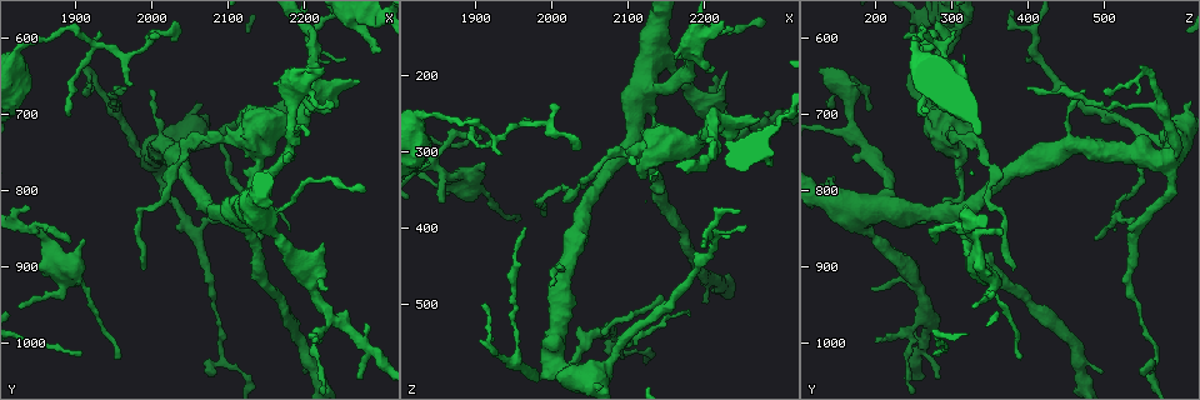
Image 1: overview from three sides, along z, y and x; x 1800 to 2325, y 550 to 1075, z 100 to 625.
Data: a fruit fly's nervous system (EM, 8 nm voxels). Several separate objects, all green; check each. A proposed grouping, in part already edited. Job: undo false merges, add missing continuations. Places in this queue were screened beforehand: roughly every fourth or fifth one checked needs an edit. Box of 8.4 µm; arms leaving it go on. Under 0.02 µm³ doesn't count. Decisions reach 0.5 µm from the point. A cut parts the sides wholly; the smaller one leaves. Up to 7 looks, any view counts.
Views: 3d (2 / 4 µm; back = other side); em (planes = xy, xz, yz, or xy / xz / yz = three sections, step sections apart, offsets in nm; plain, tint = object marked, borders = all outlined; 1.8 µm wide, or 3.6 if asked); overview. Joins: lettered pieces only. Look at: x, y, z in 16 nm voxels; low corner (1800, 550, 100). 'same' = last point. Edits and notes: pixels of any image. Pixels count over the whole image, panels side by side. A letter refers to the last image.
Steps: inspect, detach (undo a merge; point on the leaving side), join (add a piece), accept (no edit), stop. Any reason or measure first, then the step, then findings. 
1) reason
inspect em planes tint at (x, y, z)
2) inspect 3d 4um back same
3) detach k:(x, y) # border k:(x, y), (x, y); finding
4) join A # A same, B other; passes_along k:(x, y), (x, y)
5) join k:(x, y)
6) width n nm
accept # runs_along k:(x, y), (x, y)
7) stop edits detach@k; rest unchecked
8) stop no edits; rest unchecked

calibre changes
inspect 3d 4um at (2210, 900, 240)

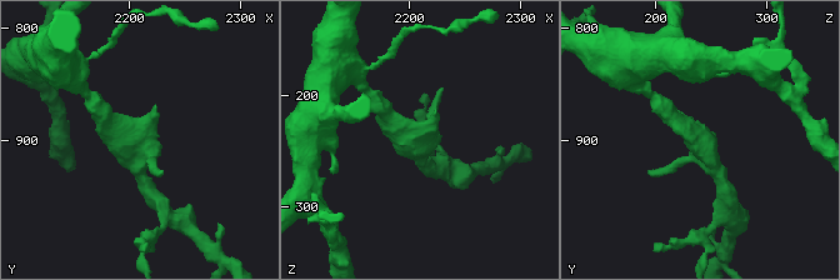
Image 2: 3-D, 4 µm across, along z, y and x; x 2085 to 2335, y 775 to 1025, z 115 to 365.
inspect em 3.6um xy step 16 borders at (2206, 904, 244)

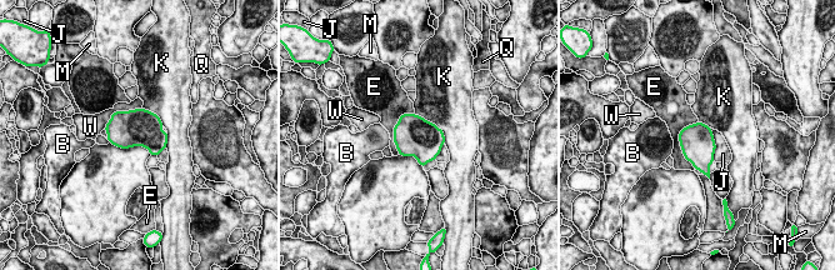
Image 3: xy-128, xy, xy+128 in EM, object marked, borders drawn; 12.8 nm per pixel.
width 420 nm
accept # B other, E other, J other, K other, M other, Q other, W other; border 3:(709, 128), (715, 145), (714, 160); all the same neuron

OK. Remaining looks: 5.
an open end
inspect 3d 2um at (1930, 590, 305)

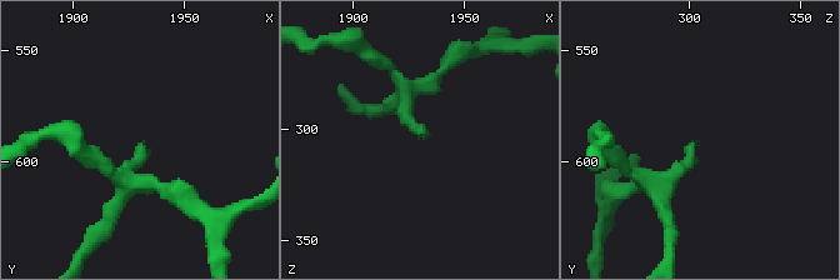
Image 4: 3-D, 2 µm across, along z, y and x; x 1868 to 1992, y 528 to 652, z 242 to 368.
inspect em planes borders at (1930, 591, 302)

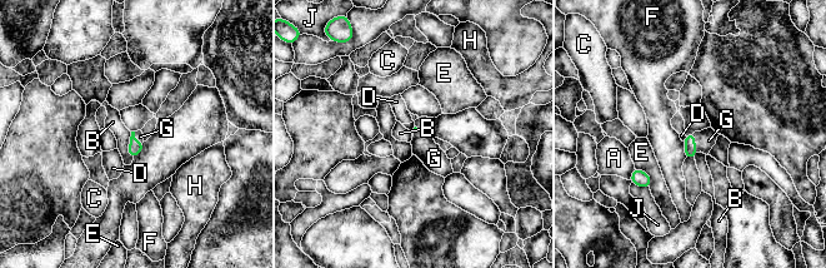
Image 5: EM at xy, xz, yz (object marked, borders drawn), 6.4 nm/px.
join G # A other, B other, C other, D other, E other, F other, G same, H other, J other; passes_along 5:(690, 143), (695, 142), (705, 139); the neuron continues

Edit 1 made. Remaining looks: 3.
free end
inspect 3d 4um back at (2070, 1040, 550)

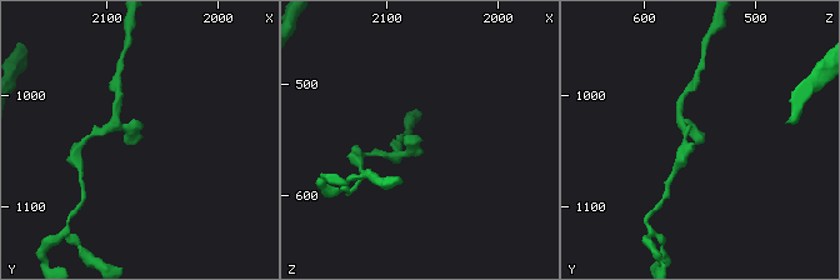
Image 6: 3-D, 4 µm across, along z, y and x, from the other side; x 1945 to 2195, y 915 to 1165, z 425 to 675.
now the EM
inspect em planes borders at (2072, 1038, 550)

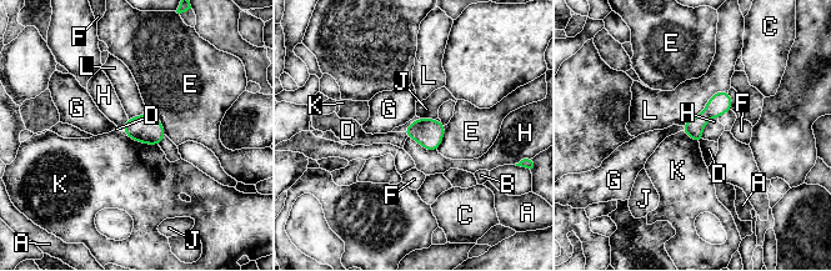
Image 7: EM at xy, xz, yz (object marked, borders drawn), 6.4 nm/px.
accept # A other, B other, C other, D other, E other, F other, G other, H other, J other, K other, L other; border 7:(123, 130), (138, 141), (158, 145); none of them fits

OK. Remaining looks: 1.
stop edits join@5; rest unchecked

